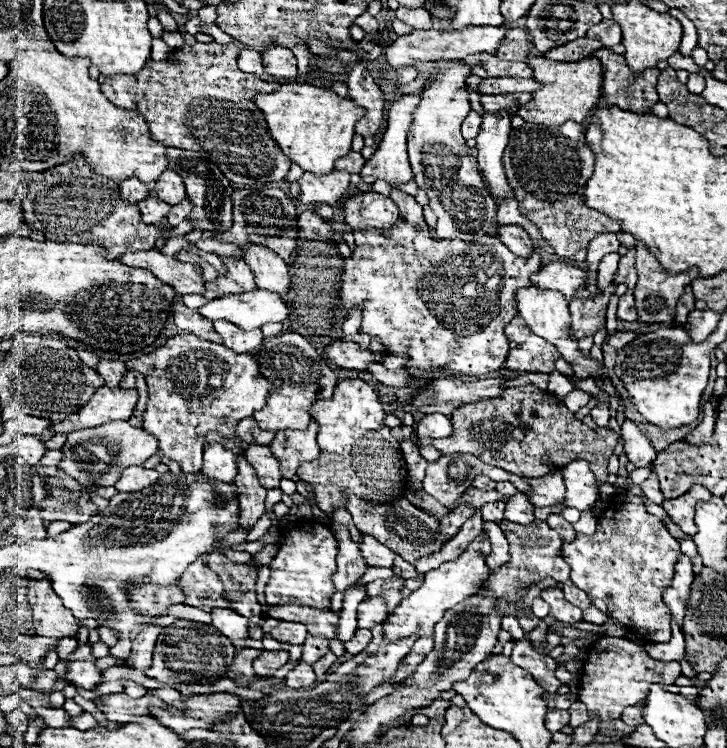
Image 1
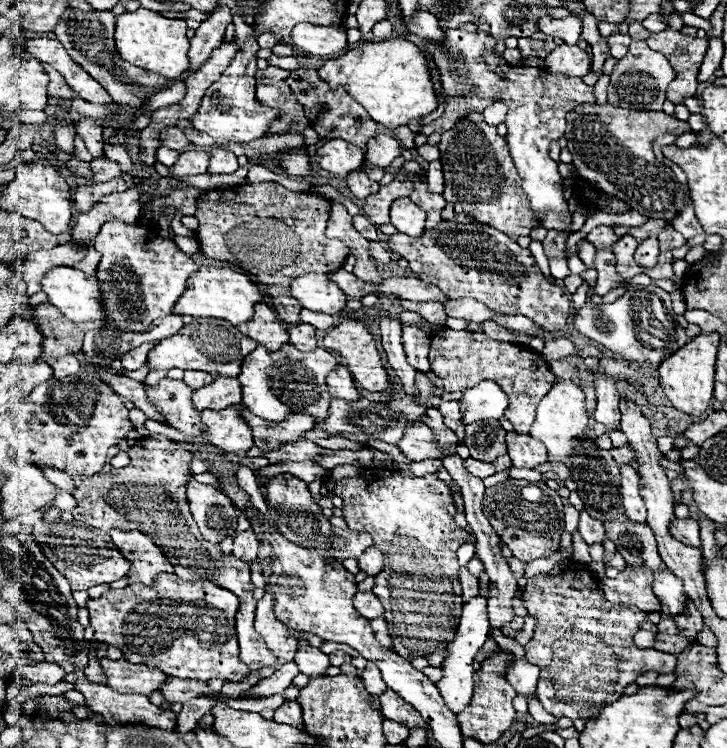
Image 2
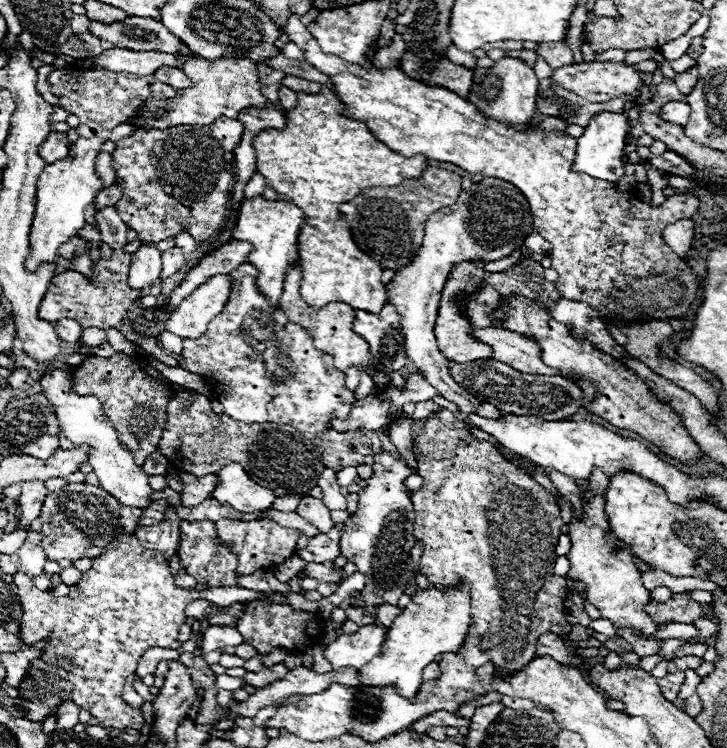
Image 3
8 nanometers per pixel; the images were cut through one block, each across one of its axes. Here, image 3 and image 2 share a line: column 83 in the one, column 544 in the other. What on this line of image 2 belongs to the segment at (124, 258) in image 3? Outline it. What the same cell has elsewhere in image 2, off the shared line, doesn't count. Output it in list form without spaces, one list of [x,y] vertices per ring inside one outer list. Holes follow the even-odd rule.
[[[468,216],[442,220],[434,230],[428,230],[418,238],[398,232],[390,236],[388,250],[408,260],[412,272],[416,272],[420,280],[438,286],[454,300],[474,298],[494,312],[528,316],[548,332],[566,326],[570,314],[568,294],[560,286],[548,282],[534,262],[530,250],[520,248],[514,240],[508,240],[508,236],[496,232],[496,228],[468,220]]]

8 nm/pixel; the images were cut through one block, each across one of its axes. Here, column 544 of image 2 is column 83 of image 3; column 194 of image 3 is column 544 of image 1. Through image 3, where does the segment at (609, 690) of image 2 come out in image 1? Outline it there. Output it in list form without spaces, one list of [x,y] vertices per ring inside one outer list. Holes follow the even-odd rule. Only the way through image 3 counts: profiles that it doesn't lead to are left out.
[[[560,588],[558,590],[544,590],[542,598],[550,604],[550,614],[556,620],[566,622],[566,624],[574,624],[574,622],[582,620],[582,610],[576,608],[574,604],[570,604],[568,600],[564,600],[564,594]]]

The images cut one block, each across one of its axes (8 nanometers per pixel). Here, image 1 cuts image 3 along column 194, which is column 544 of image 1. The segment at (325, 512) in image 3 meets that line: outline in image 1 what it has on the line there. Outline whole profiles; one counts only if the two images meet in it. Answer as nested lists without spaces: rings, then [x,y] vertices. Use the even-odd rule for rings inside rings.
[[[534,386],[506,388],[498,398],[464,404],[452,412],[450,420],[456,432],[448,440],[432,440],[440,454],[476,454],[480,460],[524,478],[540,478],[572,460],[588,460],[596,478],[604,482],[608,458],[620,436],[608,428],[588,428],[556,396]]]

